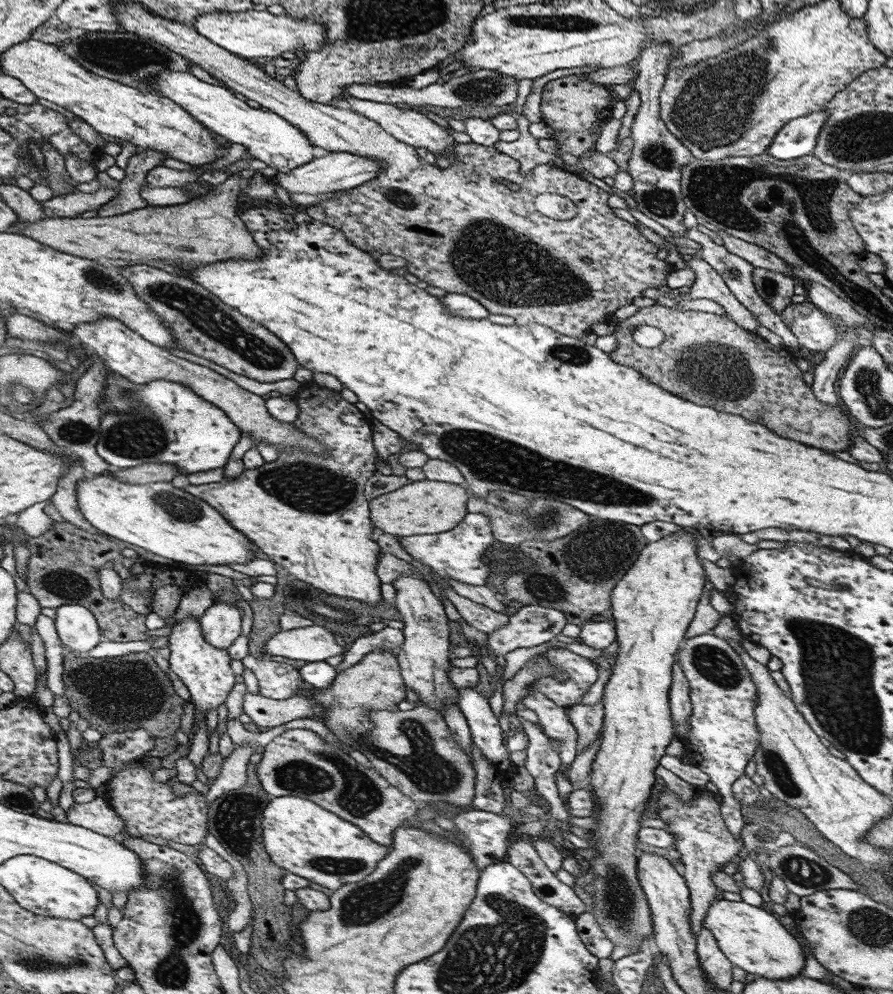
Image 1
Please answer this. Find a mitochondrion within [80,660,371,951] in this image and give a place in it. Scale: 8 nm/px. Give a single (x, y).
(235, 820)

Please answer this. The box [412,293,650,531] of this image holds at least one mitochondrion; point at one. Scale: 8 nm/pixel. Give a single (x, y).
(570, 354)

